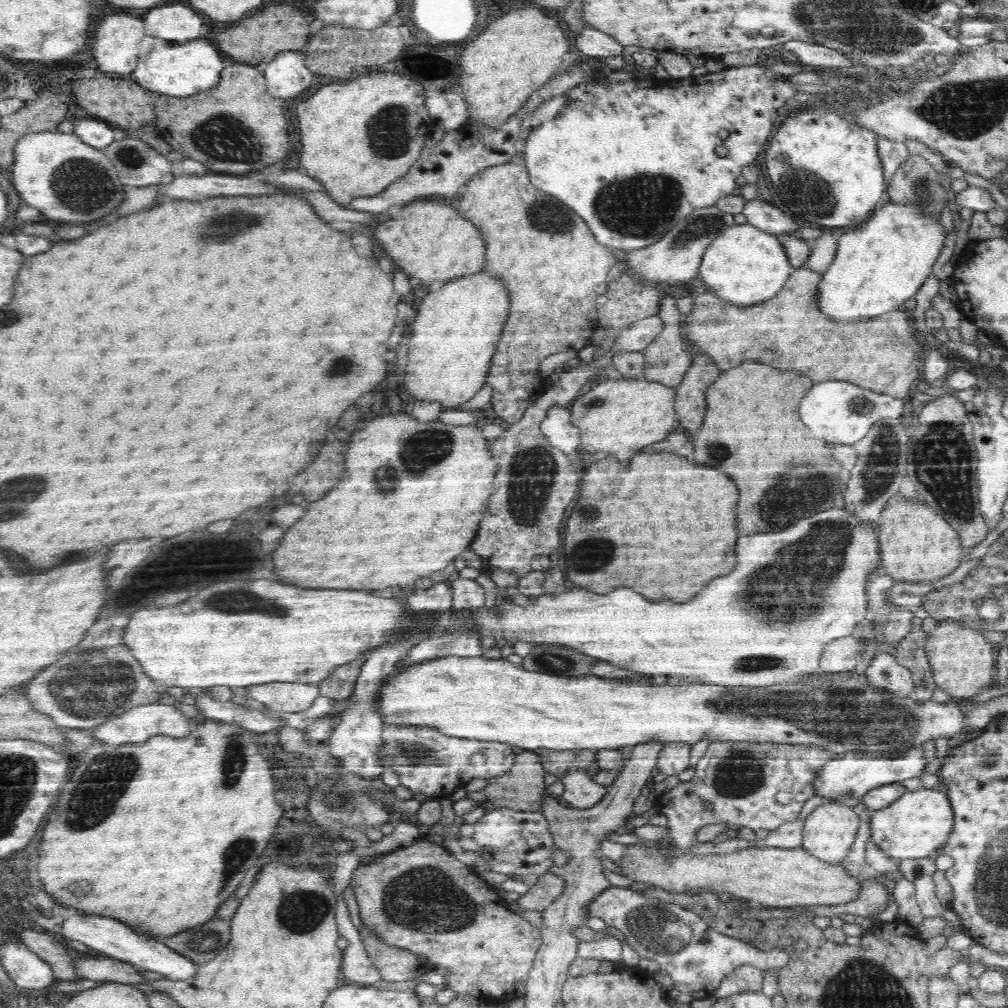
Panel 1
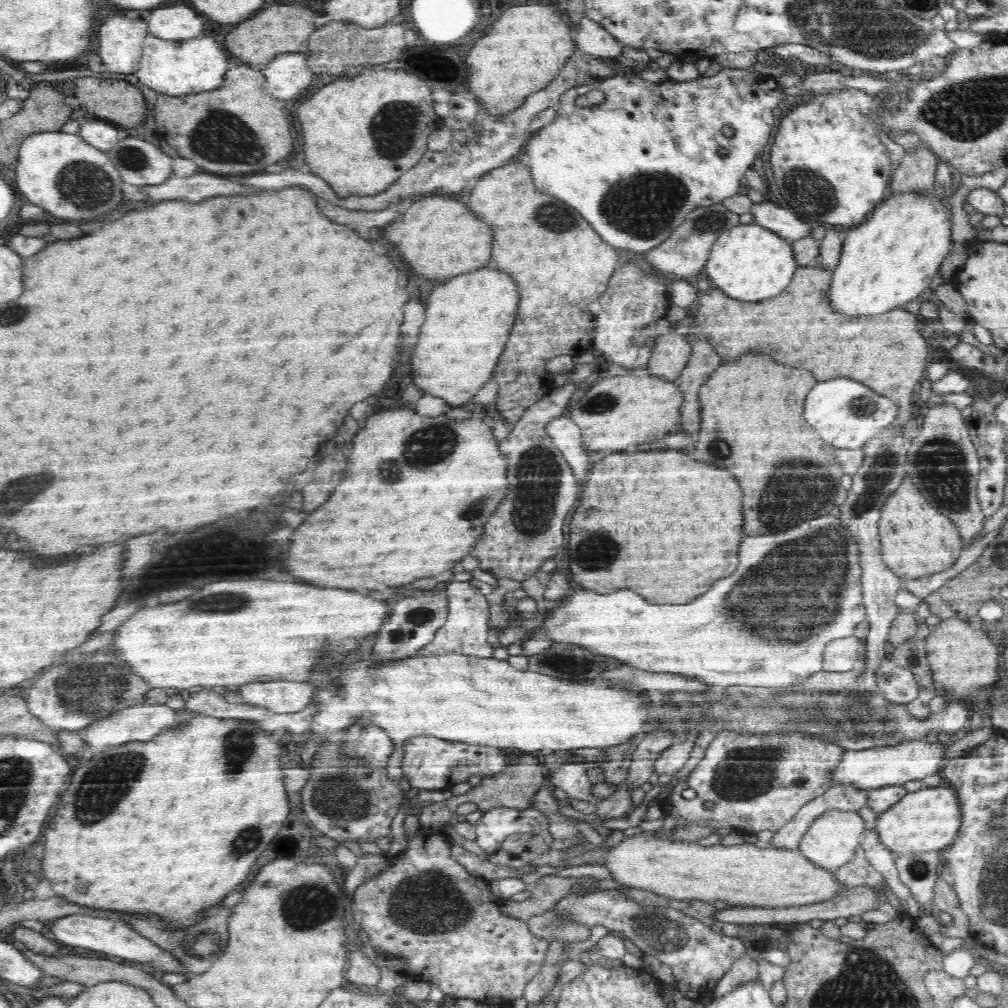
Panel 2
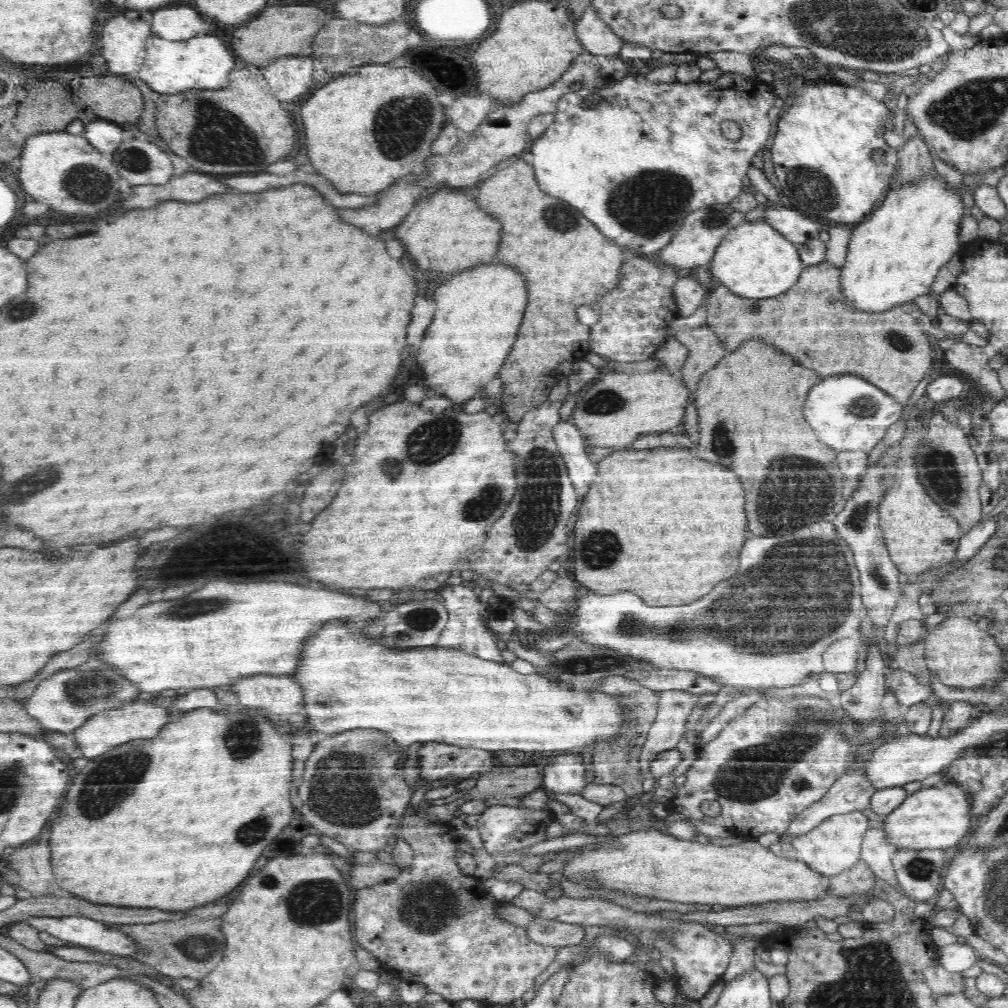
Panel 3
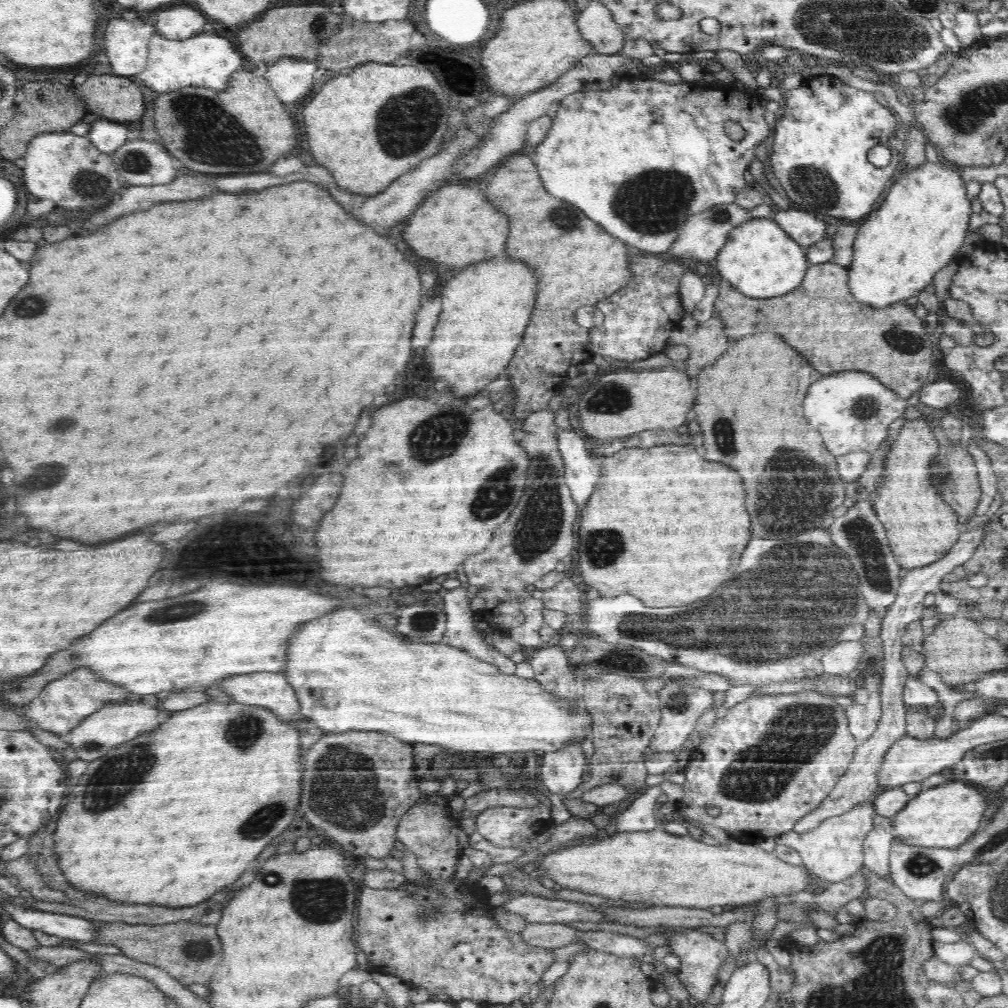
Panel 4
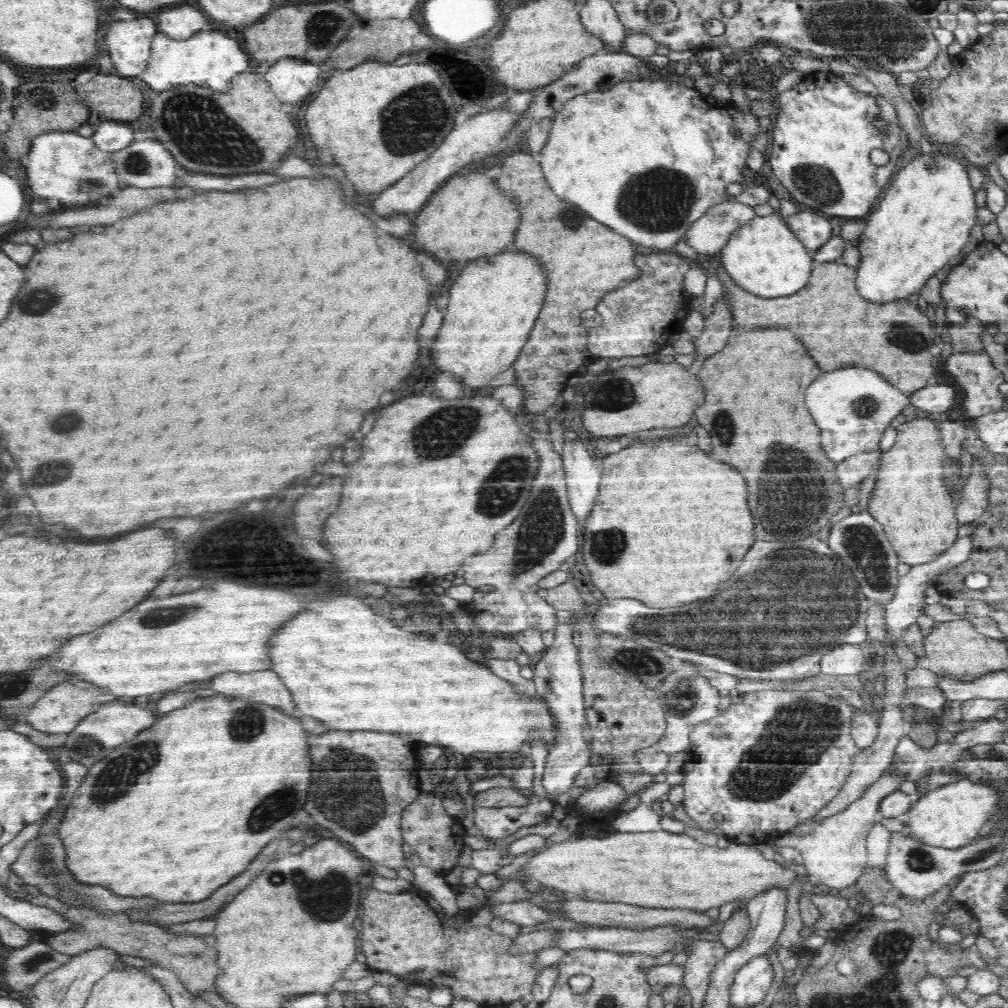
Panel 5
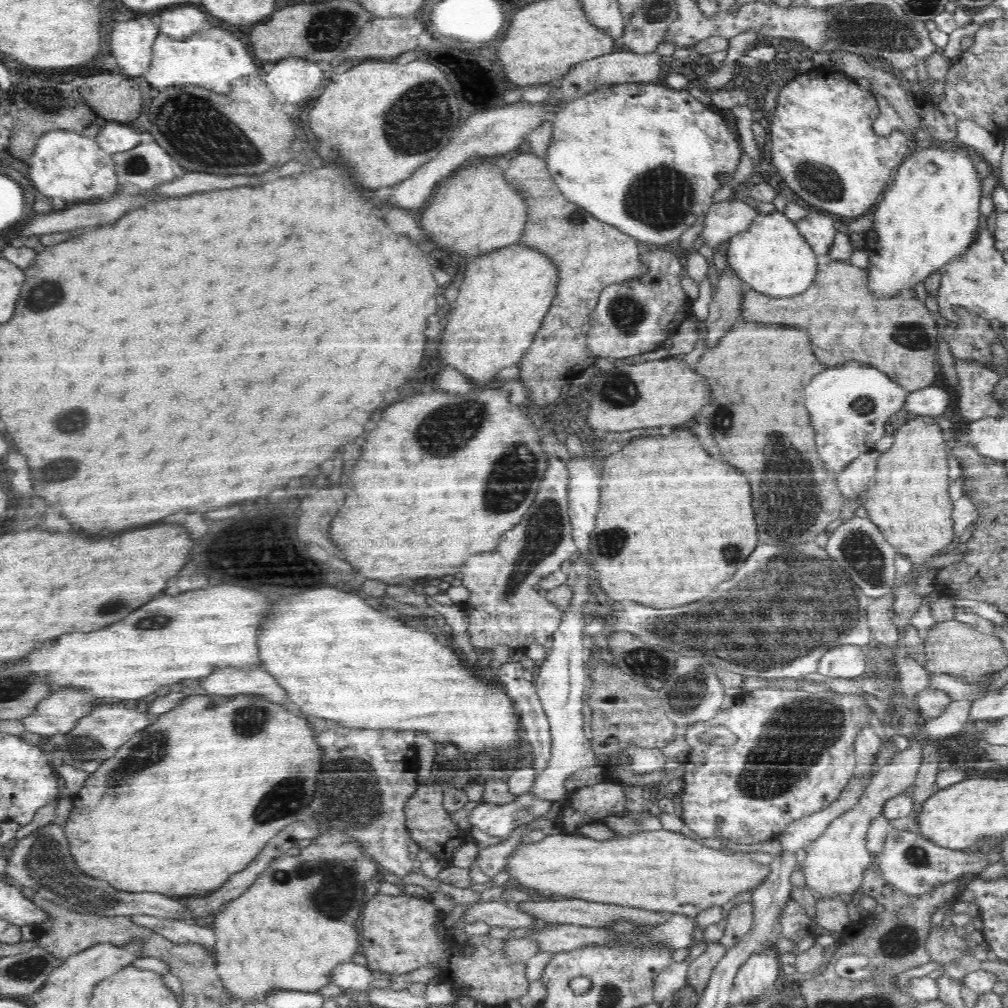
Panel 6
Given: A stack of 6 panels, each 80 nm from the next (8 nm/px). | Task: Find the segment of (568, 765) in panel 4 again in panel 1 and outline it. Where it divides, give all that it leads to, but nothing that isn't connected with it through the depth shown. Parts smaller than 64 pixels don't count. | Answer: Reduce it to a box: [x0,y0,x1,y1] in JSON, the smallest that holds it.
[557,768,608,809]

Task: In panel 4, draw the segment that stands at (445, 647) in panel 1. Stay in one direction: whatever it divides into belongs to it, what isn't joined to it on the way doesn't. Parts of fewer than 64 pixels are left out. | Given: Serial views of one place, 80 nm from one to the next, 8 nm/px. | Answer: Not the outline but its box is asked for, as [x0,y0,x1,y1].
[440,585,516,674]

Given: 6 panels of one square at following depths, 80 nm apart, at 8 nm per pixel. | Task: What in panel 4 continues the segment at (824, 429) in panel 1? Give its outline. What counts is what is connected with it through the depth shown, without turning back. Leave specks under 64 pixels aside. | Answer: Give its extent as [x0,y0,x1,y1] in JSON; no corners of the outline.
[804,372,908,456]

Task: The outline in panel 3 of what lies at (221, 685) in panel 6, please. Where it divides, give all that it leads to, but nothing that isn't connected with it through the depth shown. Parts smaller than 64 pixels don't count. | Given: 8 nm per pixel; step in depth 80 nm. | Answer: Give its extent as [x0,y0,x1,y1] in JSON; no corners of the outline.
[230,676,302,717]

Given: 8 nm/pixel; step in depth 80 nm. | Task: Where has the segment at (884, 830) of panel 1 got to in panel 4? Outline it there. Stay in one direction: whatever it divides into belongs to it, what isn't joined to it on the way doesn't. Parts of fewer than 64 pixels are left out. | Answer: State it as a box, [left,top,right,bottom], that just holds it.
[891,781,986,848]

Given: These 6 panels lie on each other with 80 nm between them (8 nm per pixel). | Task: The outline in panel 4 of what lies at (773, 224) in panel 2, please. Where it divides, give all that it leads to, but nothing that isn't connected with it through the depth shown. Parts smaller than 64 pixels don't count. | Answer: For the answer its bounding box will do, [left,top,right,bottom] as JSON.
[771,208,826,248]

